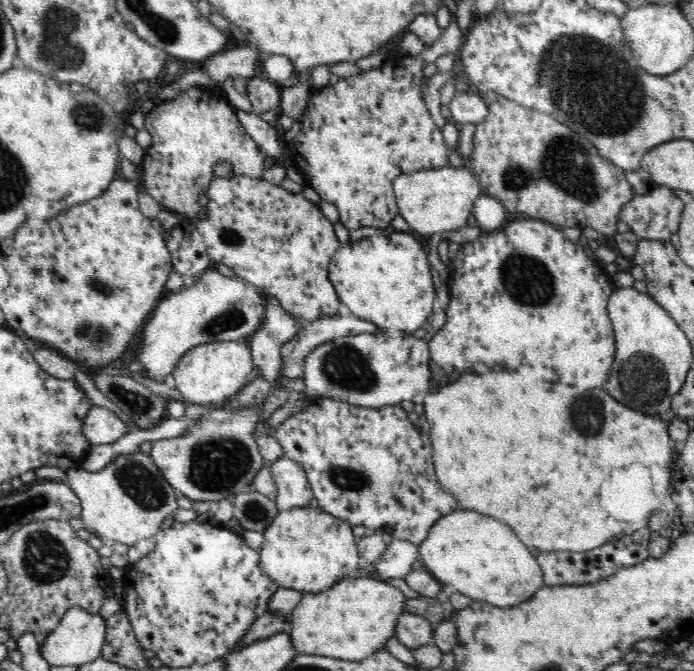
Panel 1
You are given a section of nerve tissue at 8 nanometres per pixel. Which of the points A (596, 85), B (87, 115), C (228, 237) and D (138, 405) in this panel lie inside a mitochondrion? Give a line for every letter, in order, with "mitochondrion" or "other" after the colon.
A: mitochondrion
B: mitochondrion
C: mitochondrion
D: mitochondrion

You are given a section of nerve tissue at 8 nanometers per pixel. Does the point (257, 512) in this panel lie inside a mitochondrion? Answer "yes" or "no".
yes

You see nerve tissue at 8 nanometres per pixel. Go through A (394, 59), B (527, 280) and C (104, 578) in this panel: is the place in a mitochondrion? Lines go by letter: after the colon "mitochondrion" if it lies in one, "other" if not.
A: other
B: mitochondrion
C: other

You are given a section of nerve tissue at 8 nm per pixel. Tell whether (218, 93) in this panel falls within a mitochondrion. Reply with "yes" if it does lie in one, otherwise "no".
no

